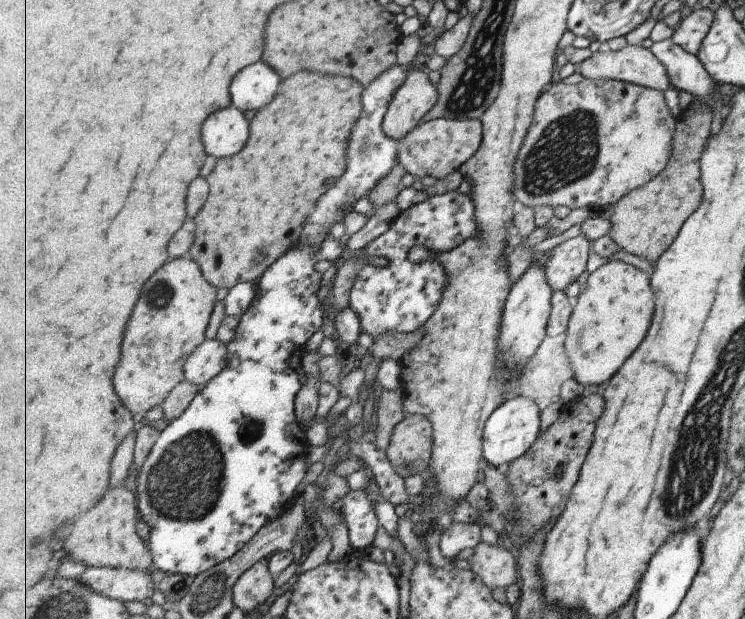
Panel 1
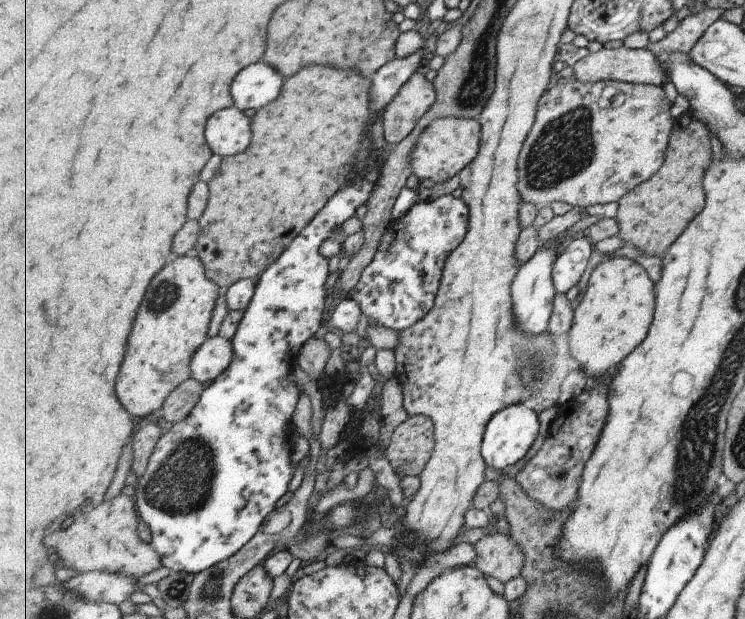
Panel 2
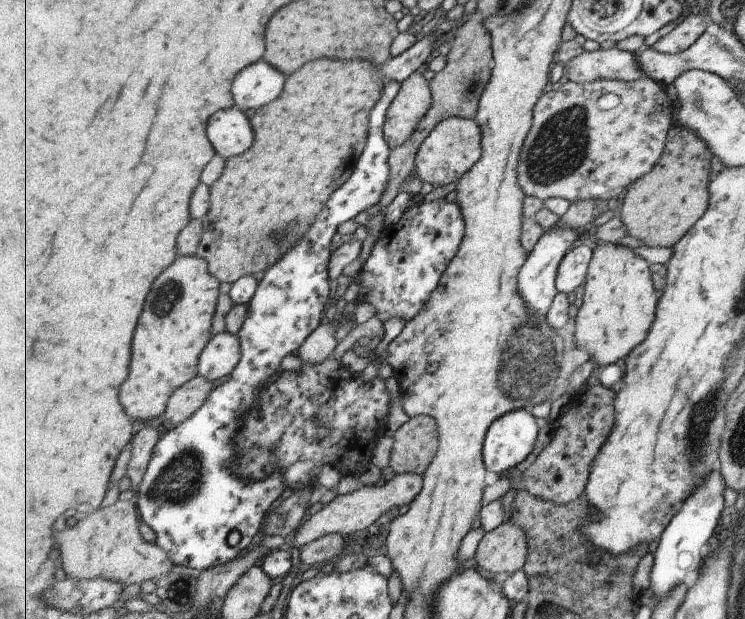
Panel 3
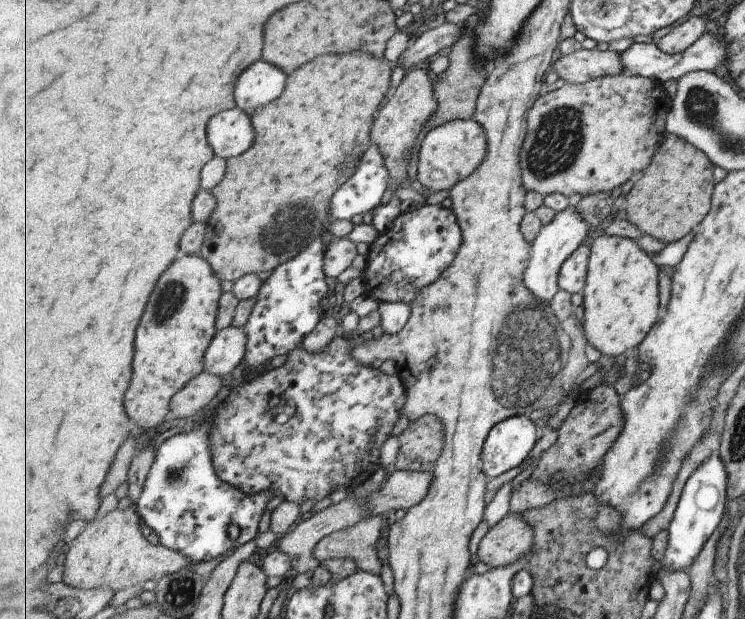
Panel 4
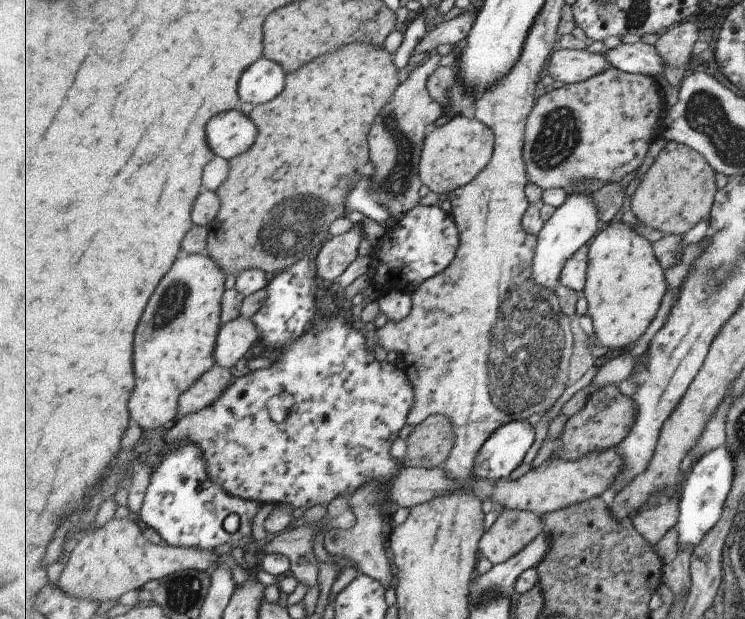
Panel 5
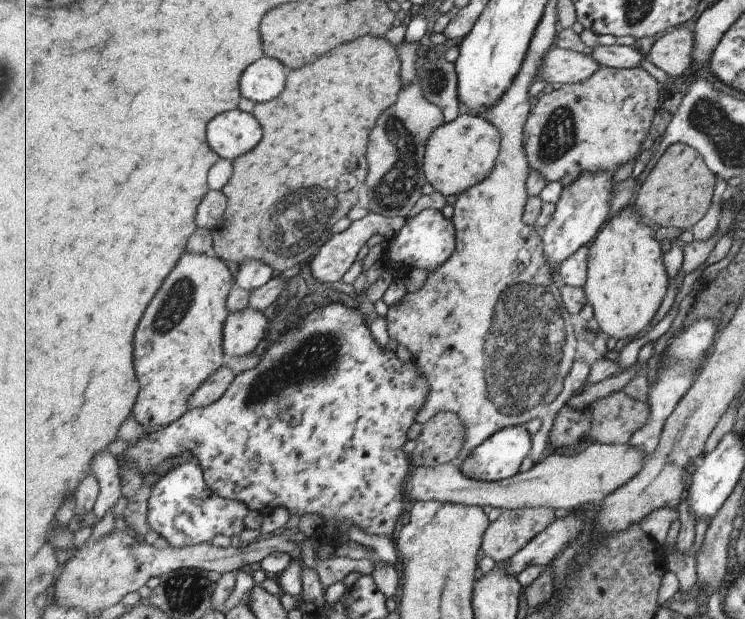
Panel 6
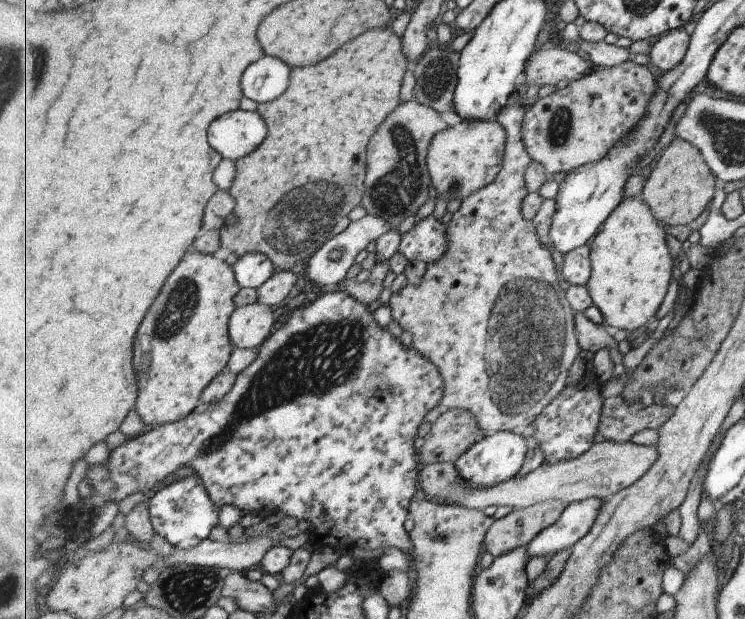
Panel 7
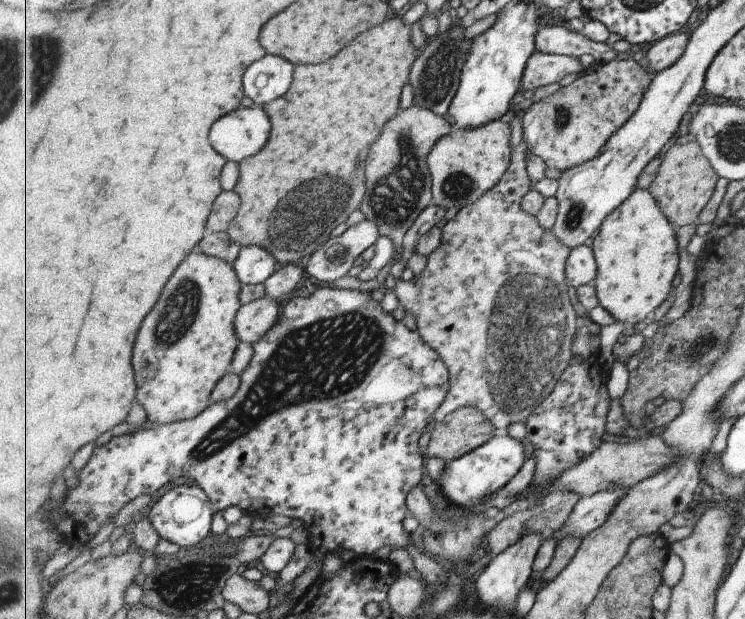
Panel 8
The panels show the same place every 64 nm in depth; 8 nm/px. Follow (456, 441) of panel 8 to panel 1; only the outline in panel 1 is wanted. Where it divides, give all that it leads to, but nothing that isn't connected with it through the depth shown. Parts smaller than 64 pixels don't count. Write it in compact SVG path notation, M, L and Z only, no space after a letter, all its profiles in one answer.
M408 415L395 428L387 458L403 478L419 475L430 466L434 452L434 428L427 416Z

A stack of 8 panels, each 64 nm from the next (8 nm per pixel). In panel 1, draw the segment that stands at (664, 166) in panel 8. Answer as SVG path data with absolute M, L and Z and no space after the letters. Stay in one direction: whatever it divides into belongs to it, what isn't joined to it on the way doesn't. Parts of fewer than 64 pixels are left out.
M699 99L694 101L677 116L678 130L674 136L673 156L667 170L661 172L653 182L639 190L626 194L613 206L611 220L614 228L611 235L623 251L643 256L647 260L659 260L677 238L685 220L703 202L701 184L701 158L707 150L707 142L713 130L711 109Z

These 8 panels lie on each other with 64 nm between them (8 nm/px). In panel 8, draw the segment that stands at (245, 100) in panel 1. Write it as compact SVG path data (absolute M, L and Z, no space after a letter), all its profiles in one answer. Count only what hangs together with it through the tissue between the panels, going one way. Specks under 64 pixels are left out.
M265 56L259 64L253 64L243 78L247 96L257 104L273 102L285 96L293 84L295 66L279 56Z

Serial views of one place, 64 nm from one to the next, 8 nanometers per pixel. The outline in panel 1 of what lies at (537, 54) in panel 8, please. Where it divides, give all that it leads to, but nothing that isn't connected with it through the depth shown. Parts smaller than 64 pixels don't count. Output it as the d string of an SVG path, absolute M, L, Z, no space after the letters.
M648 44L642 46L627 45L618 51L608 49L607 51L595 51L587 60L578 66L577 70L585 79L616 80L645 85L659 91L671 88L672 82L665 65L657 58L657 55L649 48Z

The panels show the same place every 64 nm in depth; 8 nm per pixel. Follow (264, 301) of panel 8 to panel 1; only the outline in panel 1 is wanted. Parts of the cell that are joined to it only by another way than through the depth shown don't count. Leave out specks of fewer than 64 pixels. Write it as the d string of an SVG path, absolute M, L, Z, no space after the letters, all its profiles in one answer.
M206 339L187 359L185 380L198 387L207 386L228 365L229 346L219 339Z

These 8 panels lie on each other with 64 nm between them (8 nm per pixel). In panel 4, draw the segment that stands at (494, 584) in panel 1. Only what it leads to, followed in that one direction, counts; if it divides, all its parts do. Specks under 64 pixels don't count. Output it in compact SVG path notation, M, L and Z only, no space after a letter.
M510 512L479 541L476 558L490 568L510 565L527 556L535 537L534 526L524 514Z

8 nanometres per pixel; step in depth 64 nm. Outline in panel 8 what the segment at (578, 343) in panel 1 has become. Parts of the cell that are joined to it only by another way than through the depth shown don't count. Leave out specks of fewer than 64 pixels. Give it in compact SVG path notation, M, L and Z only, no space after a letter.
M649 188L635 190L634 194L616 208L602 224L602 230L591 240L596 260L598 275L594 280L600 304L618 318L618 322L627 322L633 326L645 320L655 312L665 300L668 300L679 274L679 244L677 244L677 229L666 212L660 207L658 200Z

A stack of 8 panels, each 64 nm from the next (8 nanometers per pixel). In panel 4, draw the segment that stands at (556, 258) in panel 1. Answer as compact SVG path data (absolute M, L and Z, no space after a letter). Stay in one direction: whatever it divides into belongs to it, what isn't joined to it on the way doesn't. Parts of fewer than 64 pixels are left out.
M582 244L582 246L563 263L558 280L561 289L565 289L572 295L584 290L588 277L591 253L592 247L589 248L587 244Z

